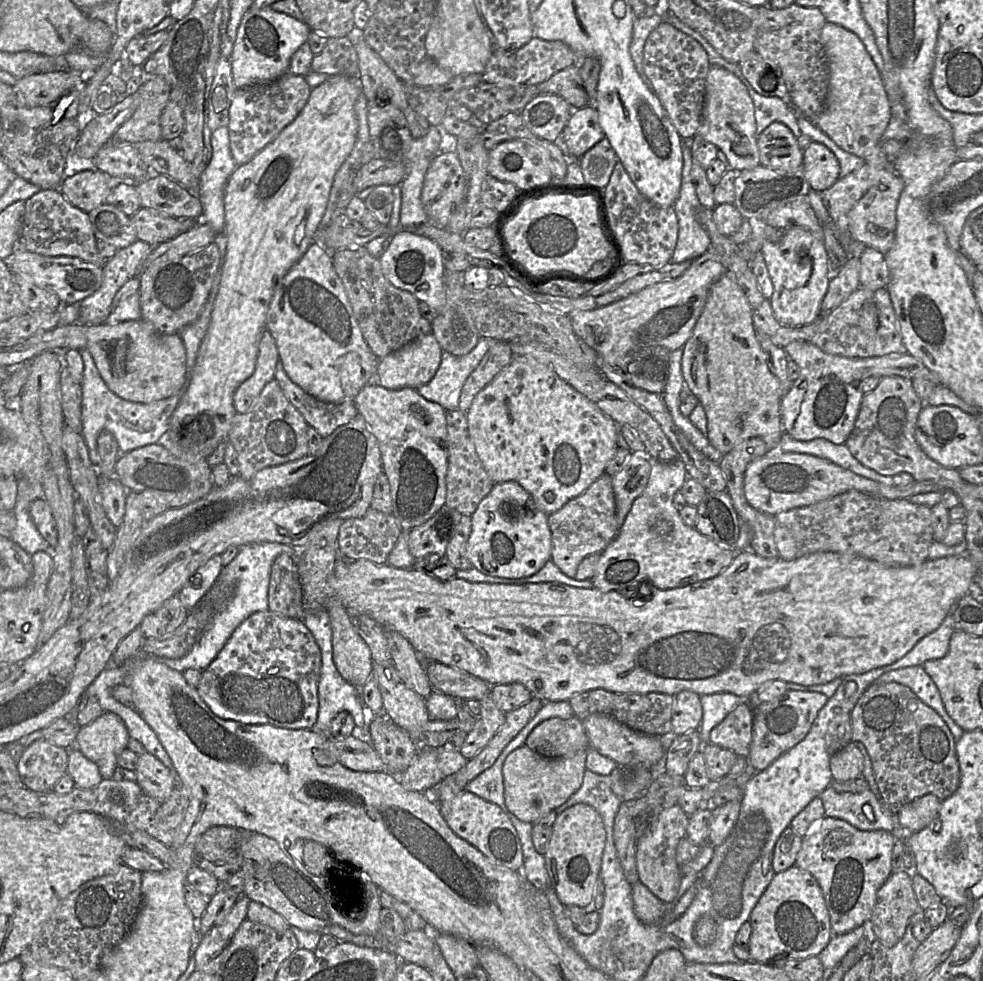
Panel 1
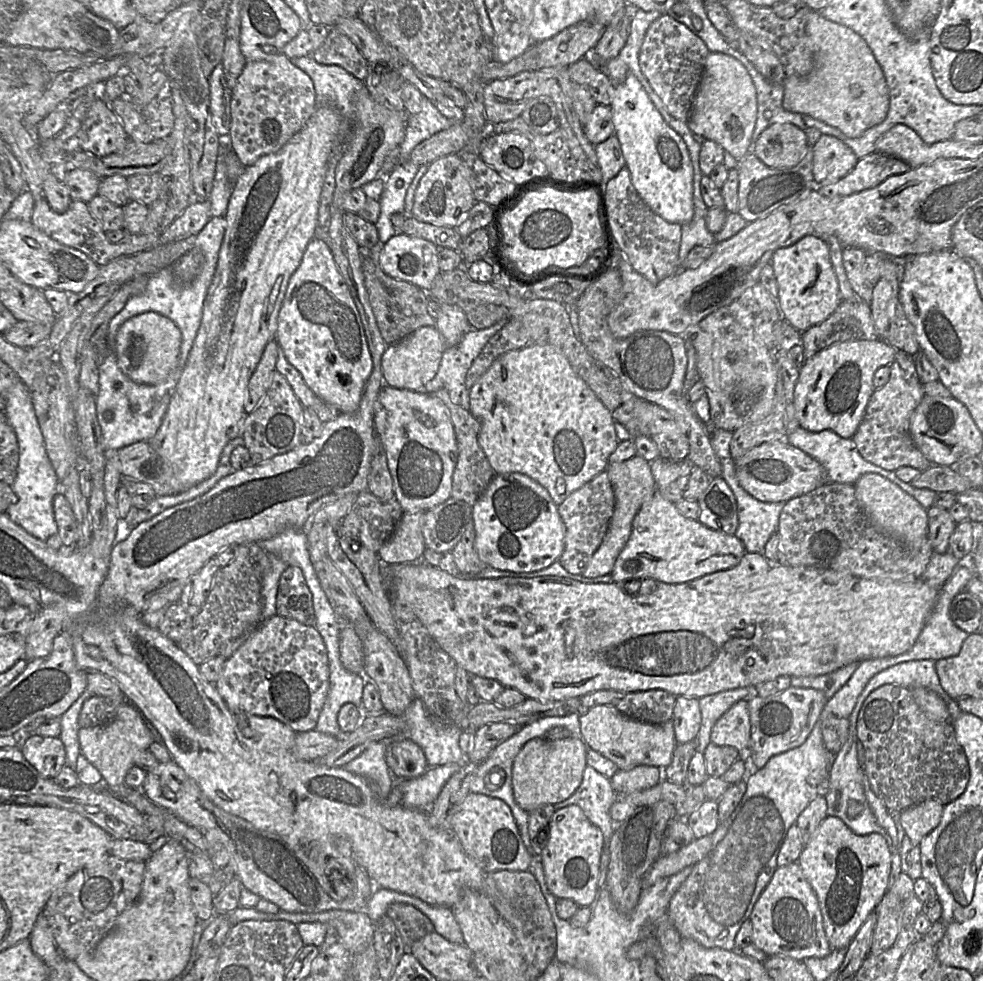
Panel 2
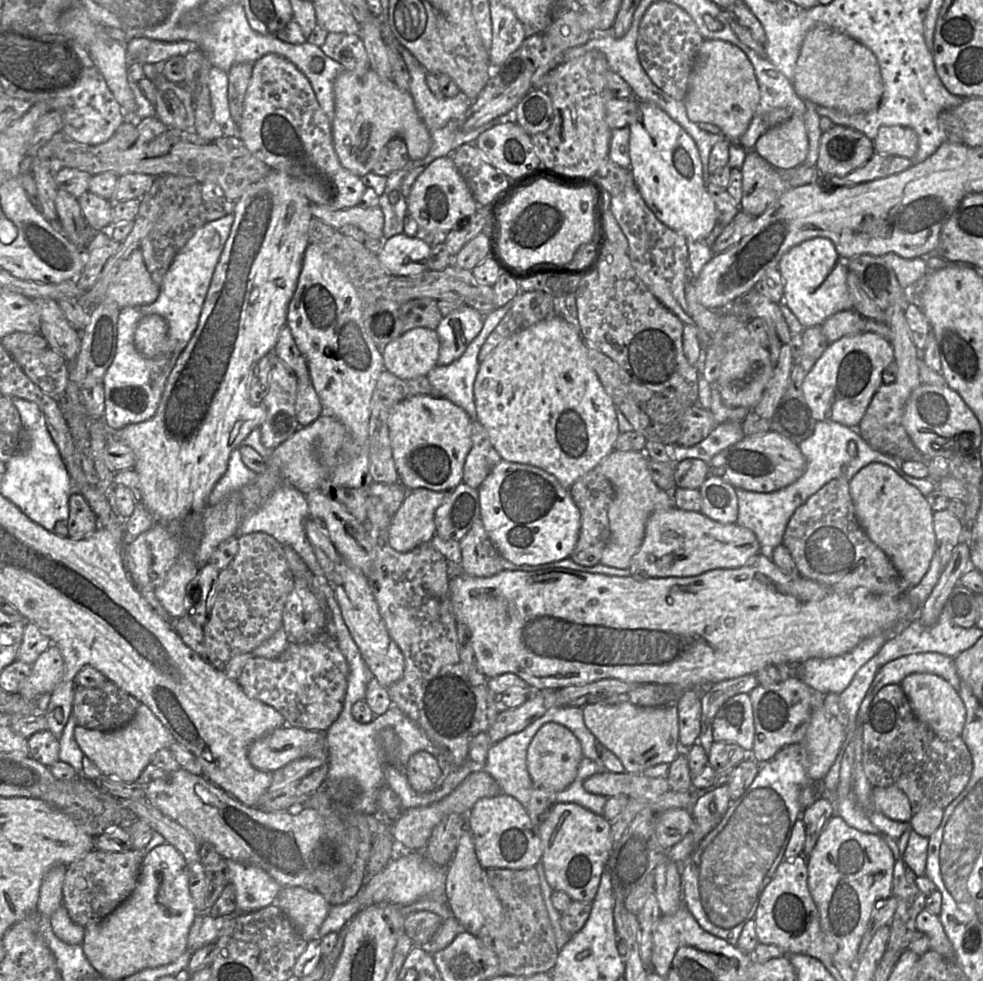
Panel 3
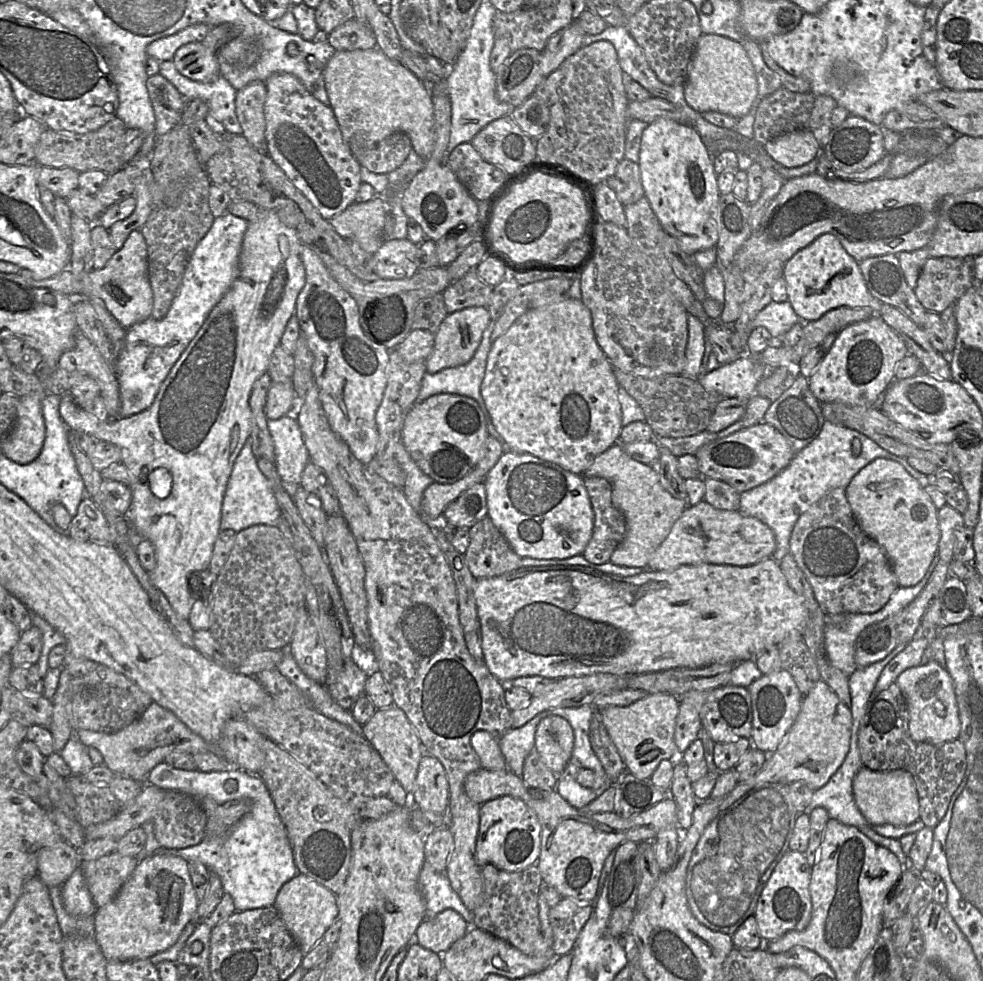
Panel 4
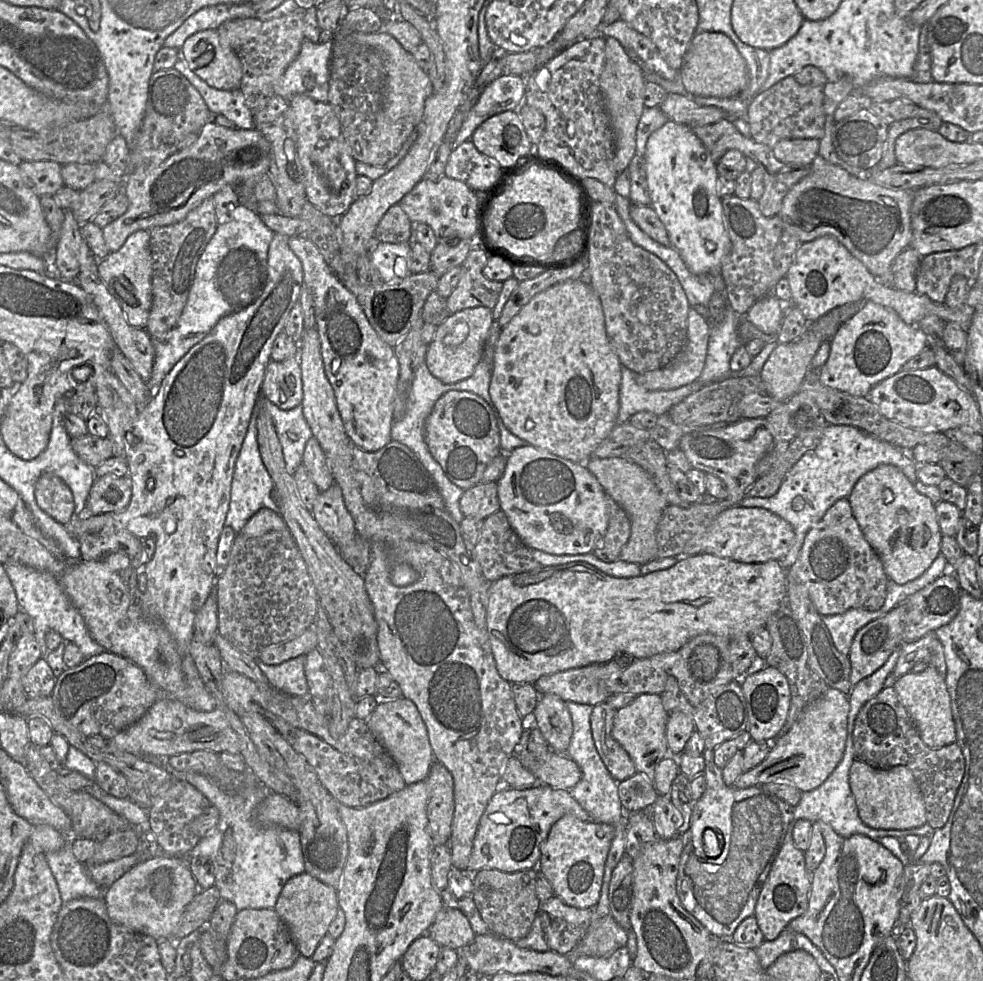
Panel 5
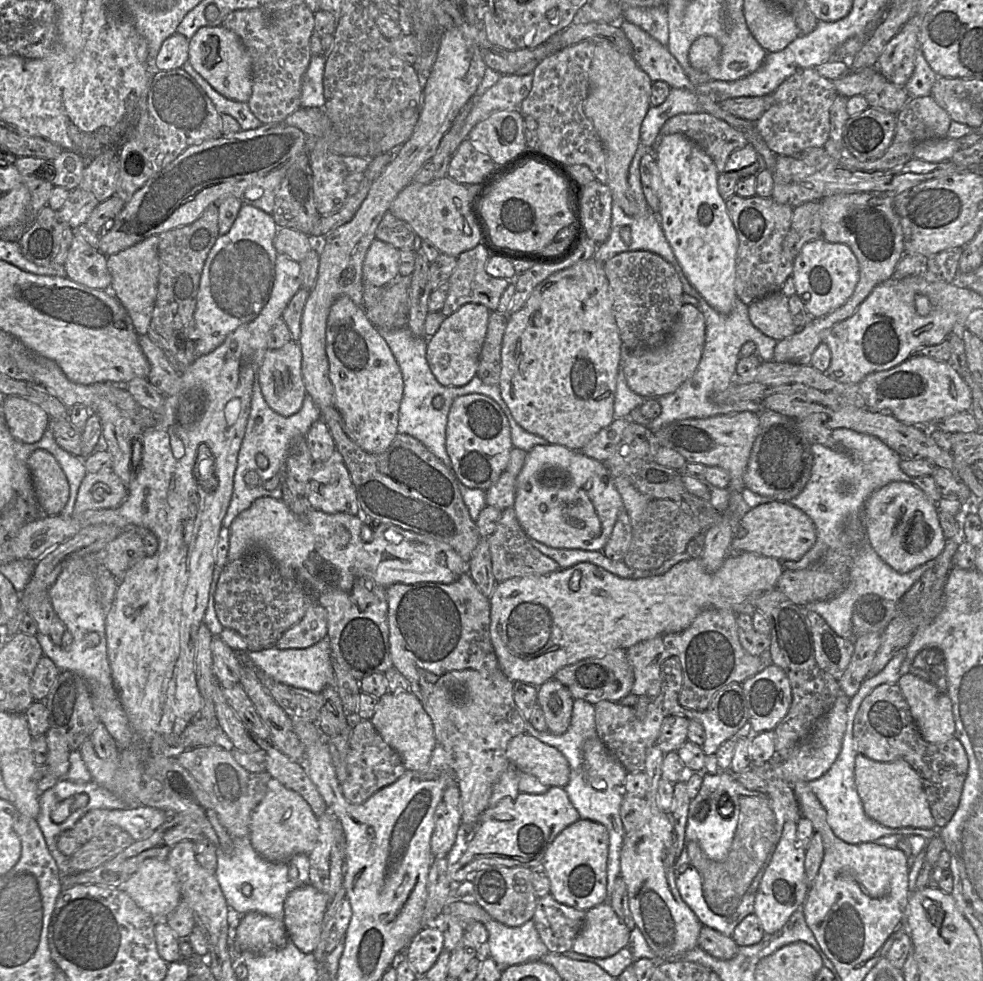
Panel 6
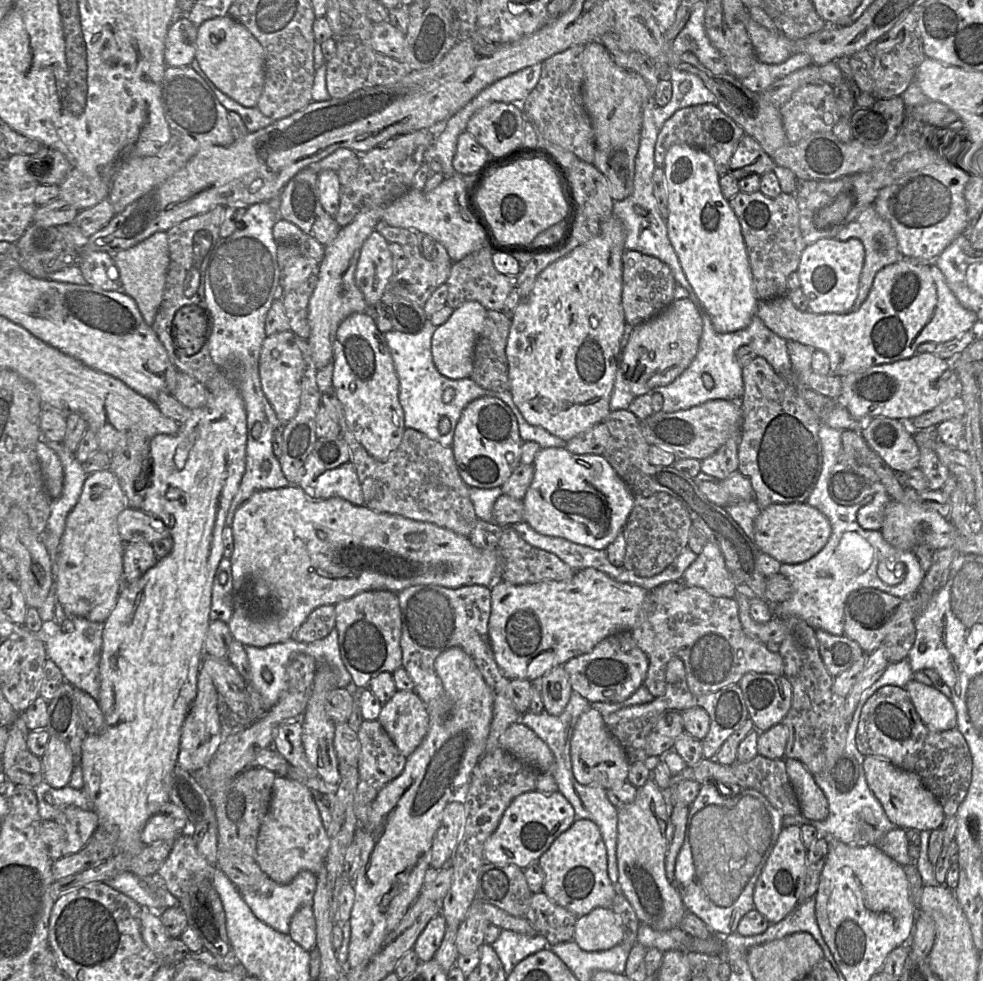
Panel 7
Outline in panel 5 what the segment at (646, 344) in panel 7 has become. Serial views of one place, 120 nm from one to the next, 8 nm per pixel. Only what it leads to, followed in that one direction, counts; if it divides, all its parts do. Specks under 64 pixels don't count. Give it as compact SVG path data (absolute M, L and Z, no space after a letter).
M690 307L687 326L687 342L679 355L663 368L638 374L640 386L652 391L671 390L699 379L708 351L710 323Z

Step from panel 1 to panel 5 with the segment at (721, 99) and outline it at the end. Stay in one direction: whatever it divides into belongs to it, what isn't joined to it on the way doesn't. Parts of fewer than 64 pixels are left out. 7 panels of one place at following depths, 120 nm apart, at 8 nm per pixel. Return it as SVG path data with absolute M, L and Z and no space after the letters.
M720 32L693 36L684 56L680 76L685 89L696 96L730 98L739 95L748 83L746 63L733 41Z

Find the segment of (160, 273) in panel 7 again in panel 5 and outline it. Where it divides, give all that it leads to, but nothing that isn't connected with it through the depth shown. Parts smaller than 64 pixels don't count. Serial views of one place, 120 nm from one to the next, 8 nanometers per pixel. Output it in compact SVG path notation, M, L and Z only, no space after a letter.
M149 231L133 232L115 252L110 252L97 265L98 274L110 294L121 307L128 323L137 329L146 329L152 303L152 260Z

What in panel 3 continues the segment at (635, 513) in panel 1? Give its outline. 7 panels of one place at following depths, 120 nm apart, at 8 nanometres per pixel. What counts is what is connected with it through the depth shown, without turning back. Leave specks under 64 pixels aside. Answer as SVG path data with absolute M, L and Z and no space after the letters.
M676 507L655 510L646 522L645 535L638 552L632 557L630 576L645 574L652 578L692 577L712 569L739 568L760 553L755 533L737 523L723 524L701 511Z

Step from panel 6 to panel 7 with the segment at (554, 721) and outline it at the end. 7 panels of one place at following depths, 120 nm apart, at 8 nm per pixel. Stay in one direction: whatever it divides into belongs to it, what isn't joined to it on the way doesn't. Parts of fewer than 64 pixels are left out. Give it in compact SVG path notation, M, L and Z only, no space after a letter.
M557 666L542 677L541 698L544 710L553 716L566 708L572 693L569 676L563 666Z

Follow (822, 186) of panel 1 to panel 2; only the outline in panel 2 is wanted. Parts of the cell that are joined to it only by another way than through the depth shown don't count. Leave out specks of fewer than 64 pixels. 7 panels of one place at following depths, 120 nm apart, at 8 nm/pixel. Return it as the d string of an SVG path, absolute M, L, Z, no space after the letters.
M822 134L813 145L813 180L817 186L835 183L852 171L858 160L844 142Z

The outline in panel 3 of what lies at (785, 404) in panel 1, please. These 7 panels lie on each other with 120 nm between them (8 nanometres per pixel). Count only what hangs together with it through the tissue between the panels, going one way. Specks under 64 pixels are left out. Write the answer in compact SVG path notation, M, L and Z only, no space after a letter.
M857 333L830 343L803 382L804 397L813 417L817 422L833 421L857 428L882 385L883 370L892 361L894 350L891 342L877 333Z

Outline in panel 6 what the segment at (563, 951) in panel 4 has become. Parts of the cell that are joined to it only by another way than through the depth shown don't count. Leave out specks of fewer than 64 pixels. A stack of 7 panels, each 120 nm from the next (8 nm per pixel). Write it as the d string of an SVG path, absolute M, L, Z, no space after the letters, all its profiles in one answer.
M551 894L539 897L532 920L551 953L566 953L572 949L586 917L586 911L559 903Z

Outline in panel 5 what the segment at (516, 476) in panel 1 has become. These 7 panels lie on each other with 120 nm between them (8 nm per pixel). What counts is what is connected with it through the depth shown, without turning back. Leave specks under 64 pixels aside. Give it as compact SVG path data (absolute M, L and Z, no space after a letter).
M582 280L565 281L536 294L502 327L493 358L489 395L505 427L528 445L585 463L618 424L621 363L605 329L601 301Z

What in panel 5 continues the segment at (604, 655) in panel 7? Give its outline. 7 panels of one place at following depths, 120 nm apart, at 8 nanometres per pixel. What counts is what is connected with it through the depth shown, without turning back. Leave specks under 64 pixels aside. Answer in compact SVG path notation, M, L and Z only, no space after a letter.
M591 664L544 675L533 685L539 695L555 694L565 702L595 706L612 695L606 687L604 664Z

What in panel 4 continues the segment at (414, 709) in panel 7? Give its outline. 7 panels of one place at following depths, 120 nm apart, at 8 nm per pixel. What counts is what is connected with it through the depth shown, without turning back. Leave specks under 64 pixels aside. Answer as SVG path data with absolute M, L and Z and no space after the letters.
M395 705L376 709L373 716L362 726L362 733L379 753L403 789L411 795L415 785L419 762L425 751L406 714Z

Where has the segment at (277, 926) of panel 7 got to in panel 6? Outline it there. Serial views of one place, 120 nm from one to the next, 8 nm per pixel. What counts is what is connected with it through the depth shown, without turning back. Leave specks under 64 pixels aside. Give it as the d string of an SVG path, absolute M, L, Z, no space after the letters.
M250 836L232 838L231 853L216 849L215 875L226 902L235 916L259 912L279 920L284 916L284 901L294 889L309 883L309 860L306 854L296 854L283 862L270 862L253 848Z

